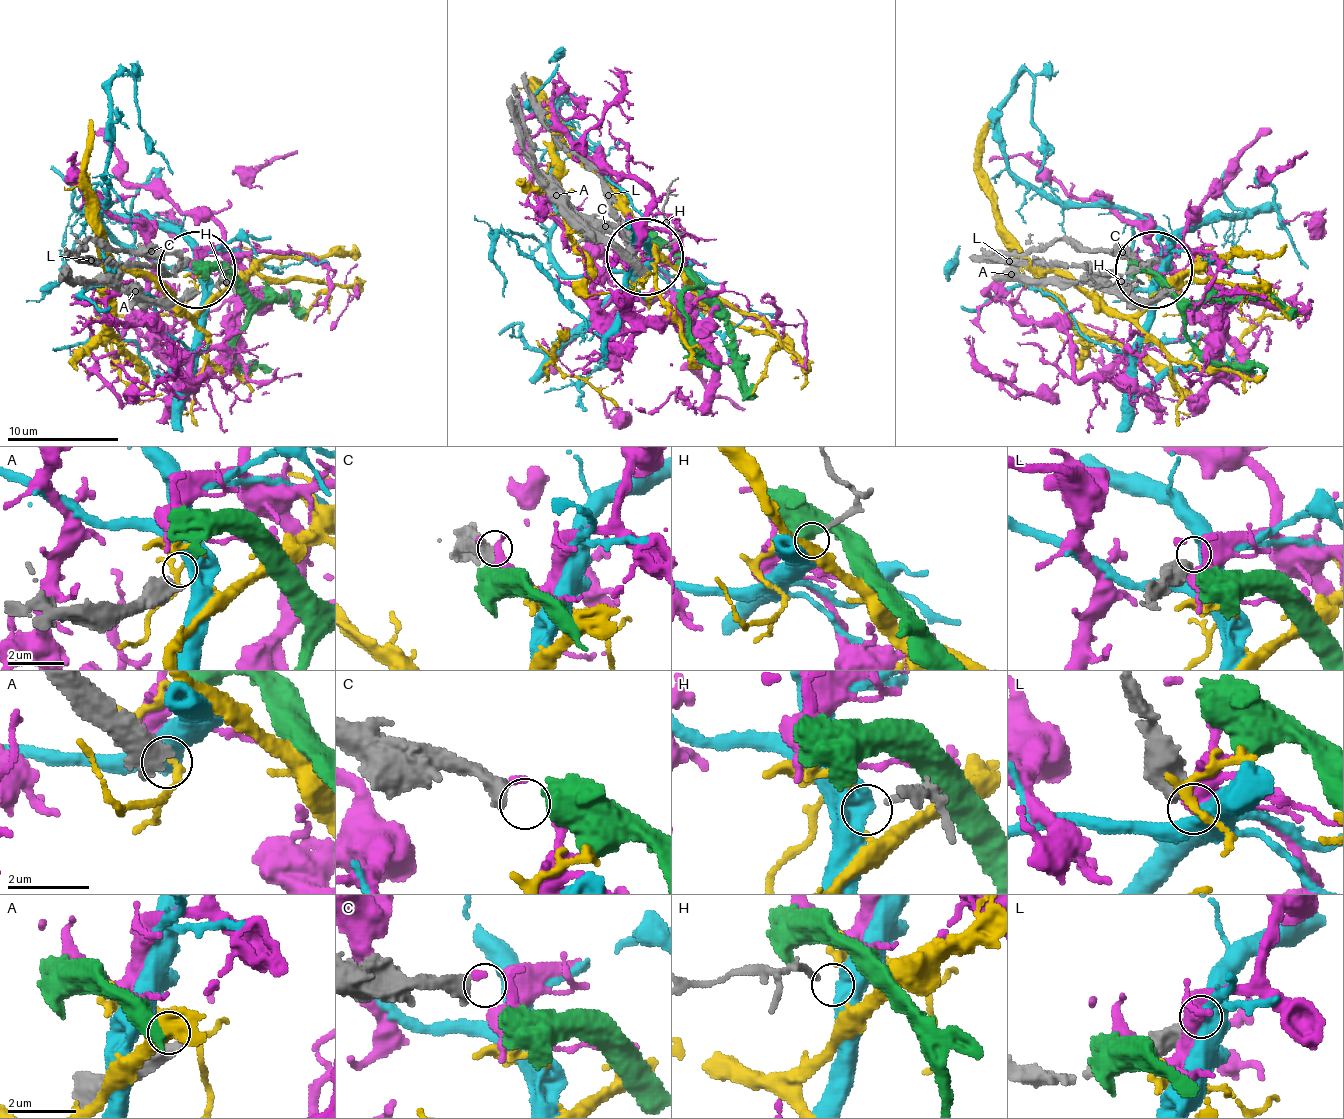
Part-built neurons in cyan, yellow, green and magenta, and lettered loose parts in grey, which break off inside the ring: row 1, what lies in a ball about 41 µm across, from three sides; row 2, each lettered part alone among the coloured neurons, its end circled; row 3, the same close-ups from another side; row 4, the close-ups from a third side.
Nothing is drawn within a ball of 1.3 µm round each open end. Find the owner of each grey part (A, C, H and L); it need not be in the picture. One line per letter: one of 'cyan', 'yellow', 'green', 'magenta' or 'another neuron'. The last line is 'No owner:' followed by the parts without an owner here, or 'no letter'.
A: another neuron
C: another neuron
H: cyan
L: another neuron
No owner: A, C, L

